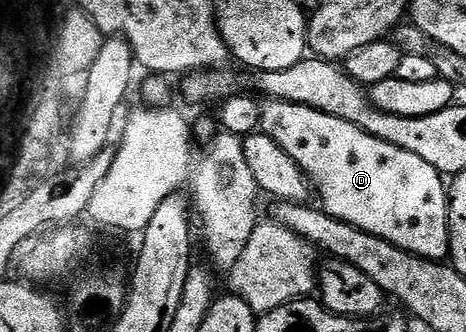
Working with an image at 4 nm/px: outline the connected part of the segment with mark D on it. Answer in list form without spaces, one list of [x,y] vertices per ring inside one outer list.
[[[265,99],[261,103],[260,130],[267,137],[271,137],[275,141],[275,145],[279,145],[279,149],[283,149],[283,153],[287,153],[287,157],[291,157],[291,161],[299,167],[306,179],[309,180],[315,195],[321,198],[319,200],[320,206],[331,217],[347,221],[375,237],[383,237],[383,241],[391,241],[391,245],[395,245],[404,251],[409,251],[412,255],[418,255],[420,259],[431,259],[434,261],[449,259],[449,192],[446,180],[441,172],[435,169],[435,165],[427,165],[427,161],[423,161],[423,157],[415,157],[415,153],[407,153],[407,149],[399,149],[399,145],[391,145],[387,141],[379,141],[379,137],[371,137],[371,133],[367,133],[339,117],[331,117],[327,113],[316,111],[307,105],[299,105],[291,101]]]

